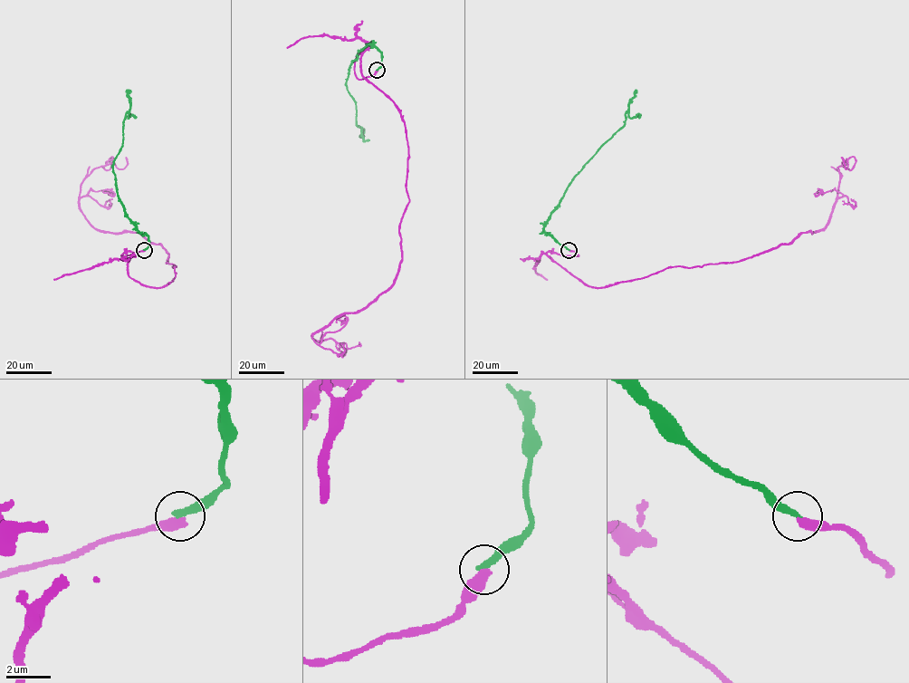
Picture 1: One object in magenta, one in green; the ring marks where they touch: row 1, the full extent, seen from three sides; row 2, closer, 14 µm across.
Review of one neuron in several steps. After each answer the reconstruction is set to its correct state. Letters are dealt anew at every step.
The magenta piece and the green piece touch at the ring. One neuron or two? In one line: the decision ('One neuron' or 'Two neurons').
Two neurons

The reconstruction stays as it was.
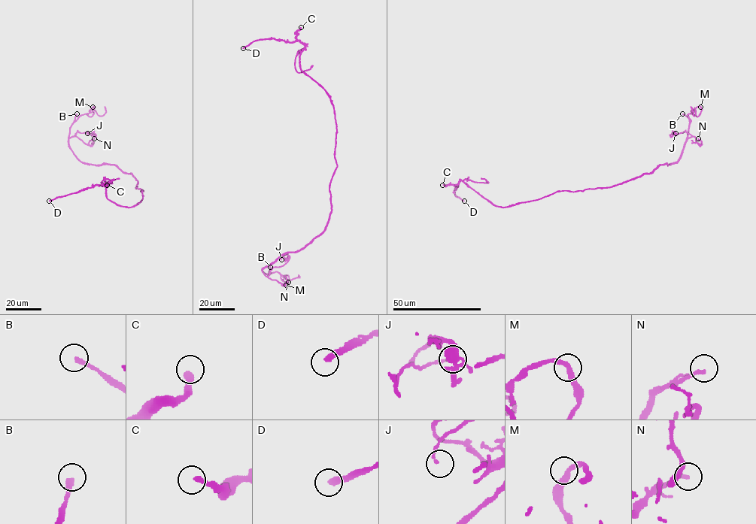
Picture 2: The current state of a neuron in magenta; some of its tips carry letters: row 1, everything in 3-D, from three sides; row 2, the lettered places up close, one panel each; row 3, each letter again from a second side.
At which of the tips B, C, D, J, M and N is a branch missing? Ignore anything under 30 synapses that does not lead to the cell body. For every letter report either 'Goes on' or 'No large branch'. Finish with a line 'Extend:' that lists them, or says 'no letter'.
B: Goes on
C: No large branch
D: Goes on
J: No large branch
M: No large branch
N: No large branch
Extend: B, D

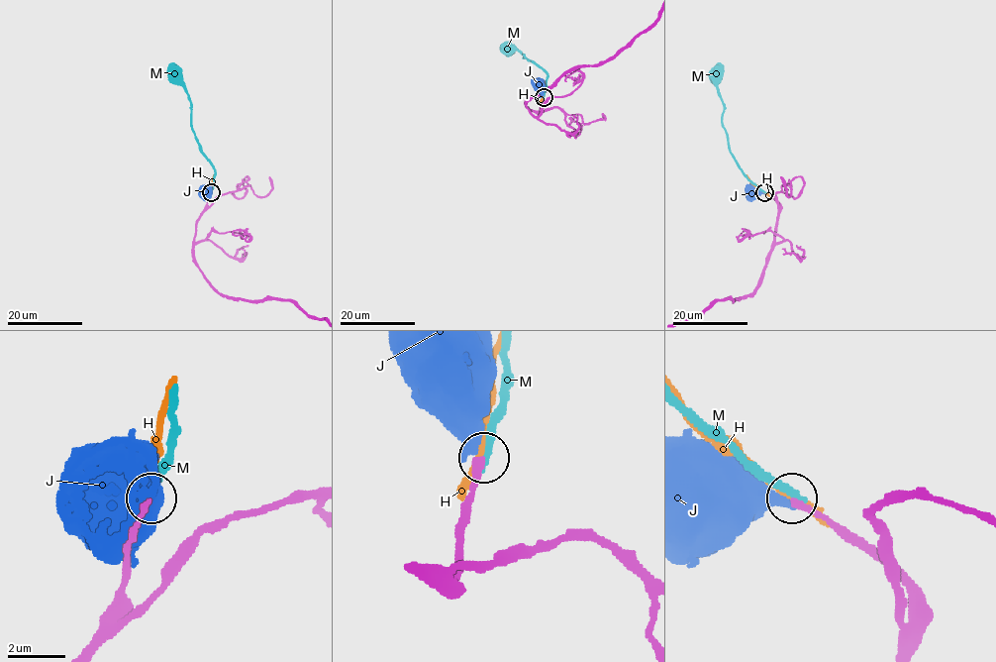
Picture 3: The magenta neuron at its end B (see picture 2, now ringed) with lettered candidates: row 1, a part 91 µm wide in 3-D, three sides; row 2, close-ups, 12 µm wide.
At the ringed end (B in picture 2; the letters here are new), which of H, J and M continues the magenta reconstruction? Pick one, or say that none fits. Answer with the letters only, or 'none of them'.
none of them

